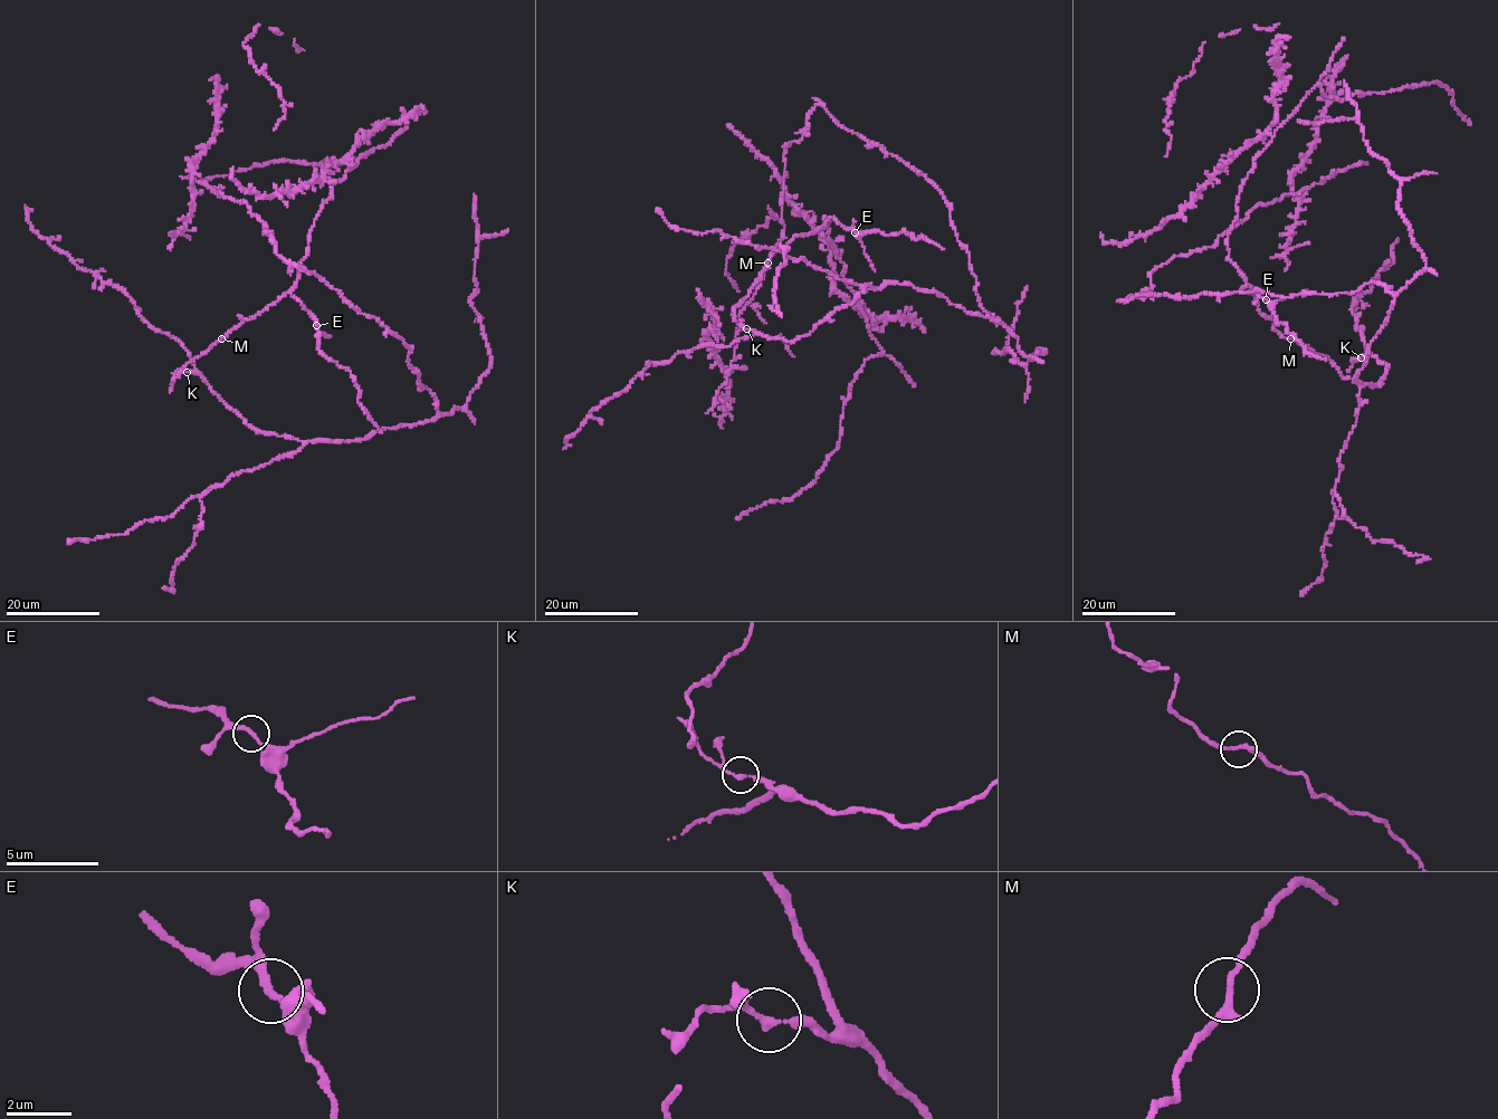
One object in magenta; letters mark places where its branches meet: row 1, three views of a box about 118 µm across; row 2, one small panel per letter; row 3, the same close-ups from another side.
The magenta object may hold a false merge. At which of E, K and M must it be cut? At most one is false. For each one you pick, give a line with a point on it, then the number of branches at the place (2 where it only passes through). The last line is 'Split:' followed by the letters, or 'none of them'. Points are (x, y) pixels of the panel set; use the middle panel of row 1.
Split: none of them

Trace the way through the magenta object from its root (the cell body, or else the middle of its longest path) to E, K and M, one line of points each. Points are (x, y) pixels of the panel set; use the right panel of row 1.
E: (1362, 385), (1387, 365), (1367, 354), (1341, 376), (1241, 288), (1266, 298)
K: (1362, 385), (1379, 383), (1387, 367), (1367, 354), (1361, 357)
M: (1362, 385), (1379, 383), (1387, 365), (1367, 354), (1352, 365), (1348, 376), (1343, 376), (1327, 356), (1290, 338)

